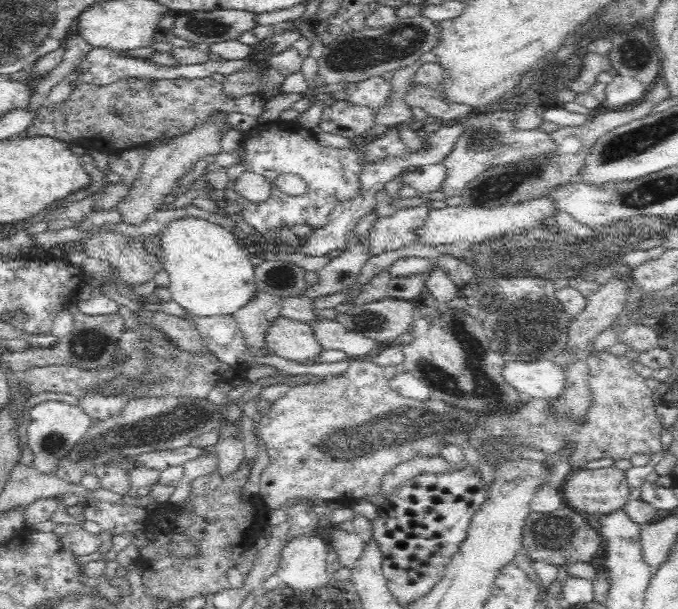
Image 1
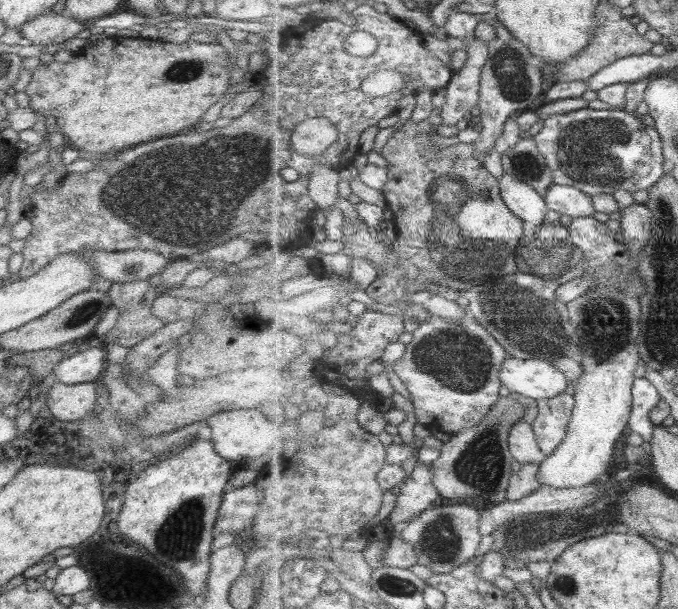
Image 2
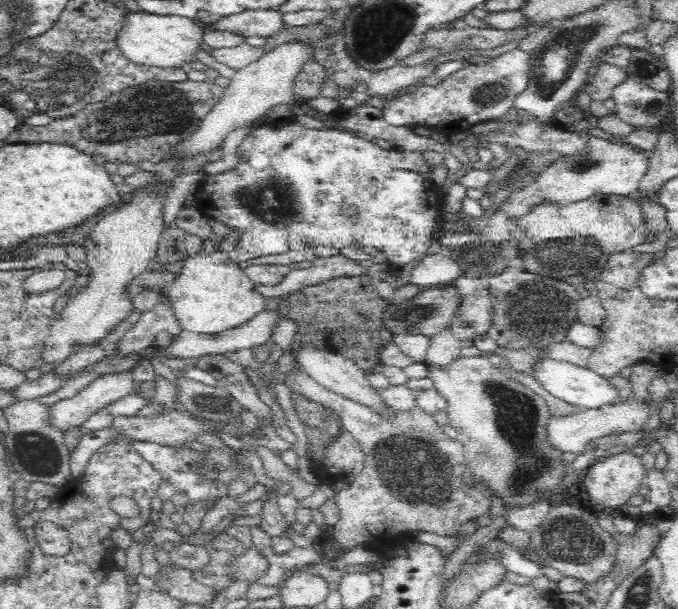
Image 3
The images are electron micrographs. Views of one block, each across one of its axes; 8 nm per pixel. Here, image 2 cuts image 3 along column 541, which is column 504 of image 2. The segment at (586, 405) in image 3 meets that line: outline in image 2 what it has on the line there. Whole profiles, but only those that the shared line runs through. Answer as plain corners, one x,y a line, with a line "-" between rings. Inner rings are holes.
511,357
502,365
502,384
510,391
536,401
566,392
569,381
547,359

